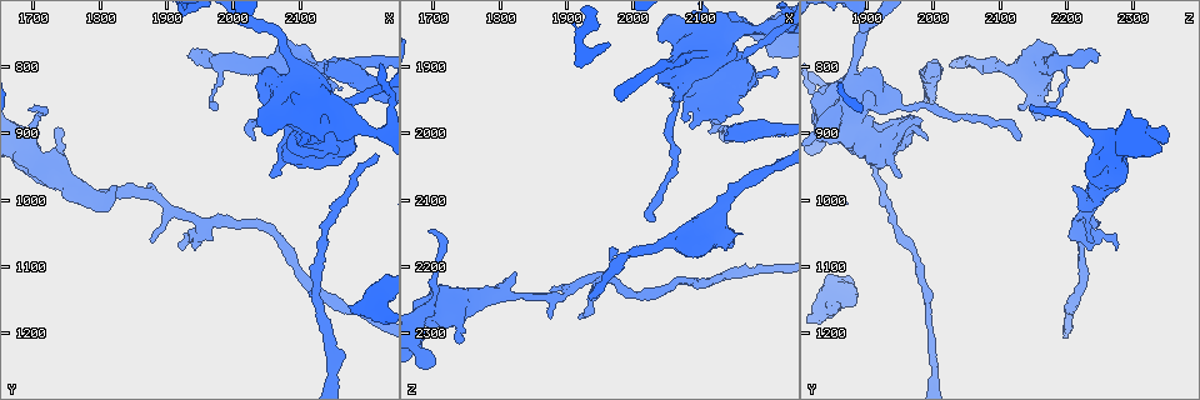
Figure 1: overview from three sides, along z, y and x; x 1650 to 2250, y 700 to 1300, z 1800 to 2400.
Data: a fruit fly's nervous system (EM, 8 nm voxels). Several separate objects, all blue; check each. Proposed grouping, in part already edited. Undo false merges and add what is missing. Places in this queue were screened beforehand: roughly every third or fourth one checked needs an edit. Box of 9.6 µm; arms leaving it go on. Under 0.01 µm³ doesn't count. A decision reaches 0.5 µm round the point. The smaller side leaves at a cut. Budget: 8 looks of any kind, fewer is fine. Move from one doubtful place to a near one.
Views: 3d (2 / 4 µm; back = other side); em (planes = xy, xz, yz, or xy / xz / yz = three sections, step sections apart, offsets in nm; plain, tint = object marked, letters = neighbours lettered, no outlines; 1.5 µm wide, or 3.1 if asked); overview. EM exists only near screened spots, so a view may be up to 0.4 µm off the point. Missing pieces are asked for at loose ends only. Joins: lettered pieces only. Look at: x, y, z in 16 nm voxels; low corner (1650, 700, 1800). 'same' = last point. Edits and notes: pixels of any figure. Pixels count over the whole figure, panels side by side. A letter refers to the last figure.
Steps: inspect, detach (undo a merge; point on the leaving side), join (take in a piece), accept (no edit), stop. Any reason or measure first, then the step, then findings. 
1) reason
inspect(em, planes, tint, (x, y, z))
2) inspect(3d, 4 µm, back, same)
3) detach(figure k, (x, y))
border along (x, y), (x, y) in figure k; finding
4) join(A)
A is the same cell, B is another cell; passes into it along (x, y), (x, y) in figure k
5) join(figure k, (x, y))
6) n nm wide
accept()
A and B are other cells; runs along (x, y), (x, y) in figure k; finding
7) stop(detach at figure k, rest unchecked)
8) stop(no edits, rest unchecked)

thick end
inspect(3d, 4 µm, back, (2175, 1160, 1845))

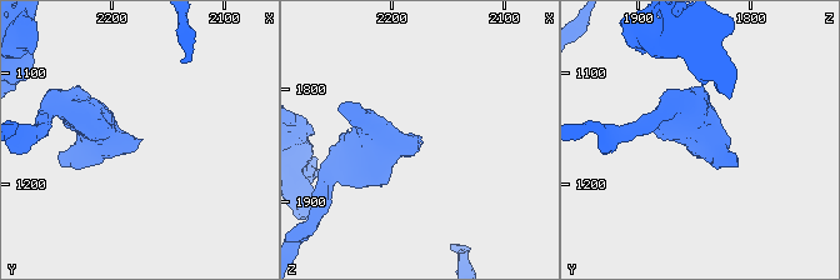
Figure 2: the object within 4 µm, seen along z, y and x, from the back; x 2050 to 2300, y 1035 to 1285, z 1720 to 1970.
inspect(em, xz, step 4, tint, (2174, 1160, 1850))

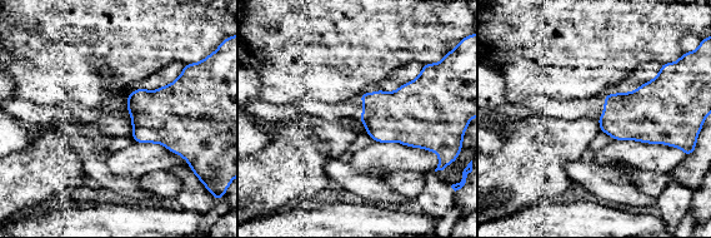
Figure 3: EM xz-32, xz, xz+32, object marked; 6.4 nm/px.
another direction
inspect(em, planes, letters, same)

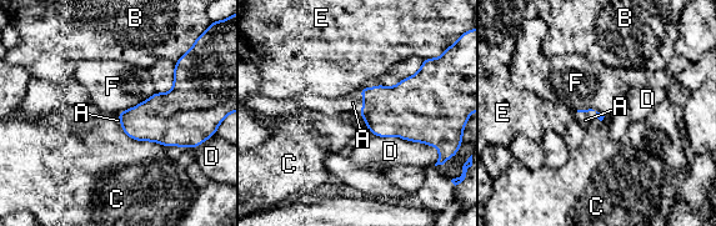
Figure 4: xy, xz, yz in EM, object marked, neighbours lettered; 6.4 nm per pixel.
join(A)
A is the same cell, B, C, D, E and F are other cells; passes into it along (401, 110), (364, 101), (353, 103) in figure 4; the cell continues

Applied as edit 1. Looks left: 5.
tapers out
inspect(em, planes, tint, (2215, 935, 1915))

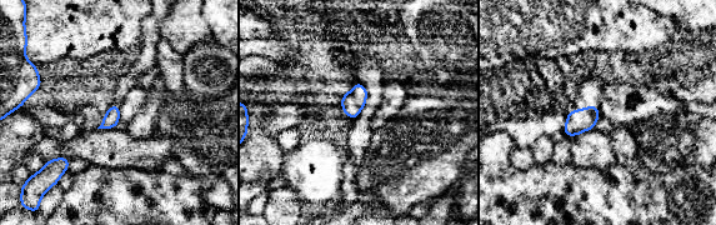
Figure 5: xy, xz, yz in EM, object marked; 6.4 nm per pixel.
inspect(em, planes, letters, same)

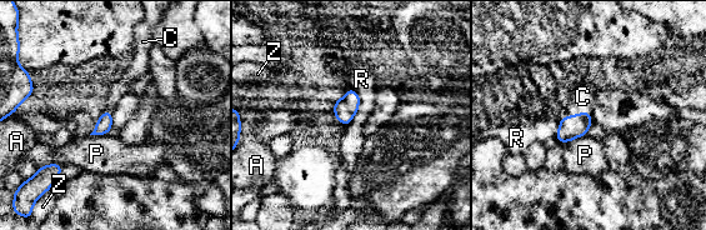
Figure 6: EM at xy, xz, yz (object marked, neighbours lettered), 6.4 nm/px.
100 nm wide
join(C)
C is the same cell, A, P, R and Z are other cells; passes into it along (572, 126), (577, 114), (582, 96) in figure 6; the cell continues

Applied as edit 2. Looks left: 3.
stop(join at figure 4, join at figure 6, rest unchecked)

